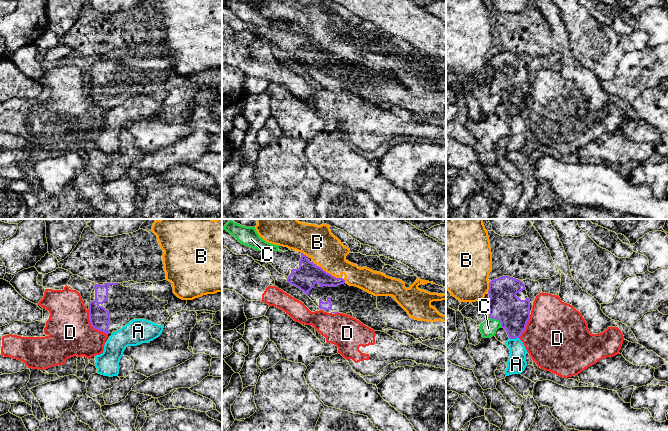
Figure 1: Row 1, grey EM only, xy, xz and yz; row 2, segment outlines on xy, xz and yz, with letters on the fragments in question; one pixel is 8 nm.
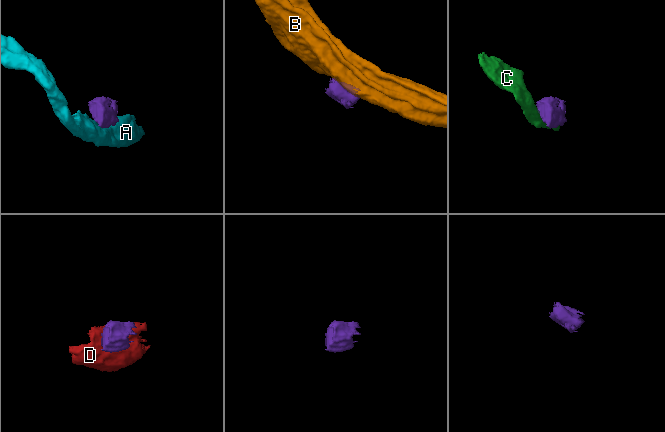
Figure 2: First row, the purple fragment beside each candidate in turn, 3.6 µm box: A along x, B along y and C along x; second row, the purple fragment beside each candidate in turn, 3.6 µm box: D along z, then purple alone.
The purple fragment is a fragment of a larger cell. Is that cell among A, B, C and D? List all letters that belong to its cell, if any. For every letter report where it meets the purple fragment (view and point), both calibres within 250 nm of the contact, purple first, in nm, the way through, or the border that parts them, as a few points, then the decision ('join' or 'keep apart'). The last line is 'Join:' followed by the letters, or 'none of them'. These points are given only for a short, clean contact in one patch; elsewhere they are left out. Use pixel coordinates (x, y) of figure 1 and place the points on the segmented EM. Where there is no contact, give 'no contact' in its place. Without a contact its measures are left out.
A: contact yz (514, 338); calibres 260 and 160 nm; border yz (509, 337), (518, 338); keep apart
B: contact xz (330, 274); calibres 190 and 260 nm; keep apart
C: contact yz (497, 319); calibres 260 and 140 nm; border yz (490, 317), (496, 318), (501, 326); keep apart
D: contact xy (91, 325); calibres 160 and 360 nm; keep apart
Join: none of them

